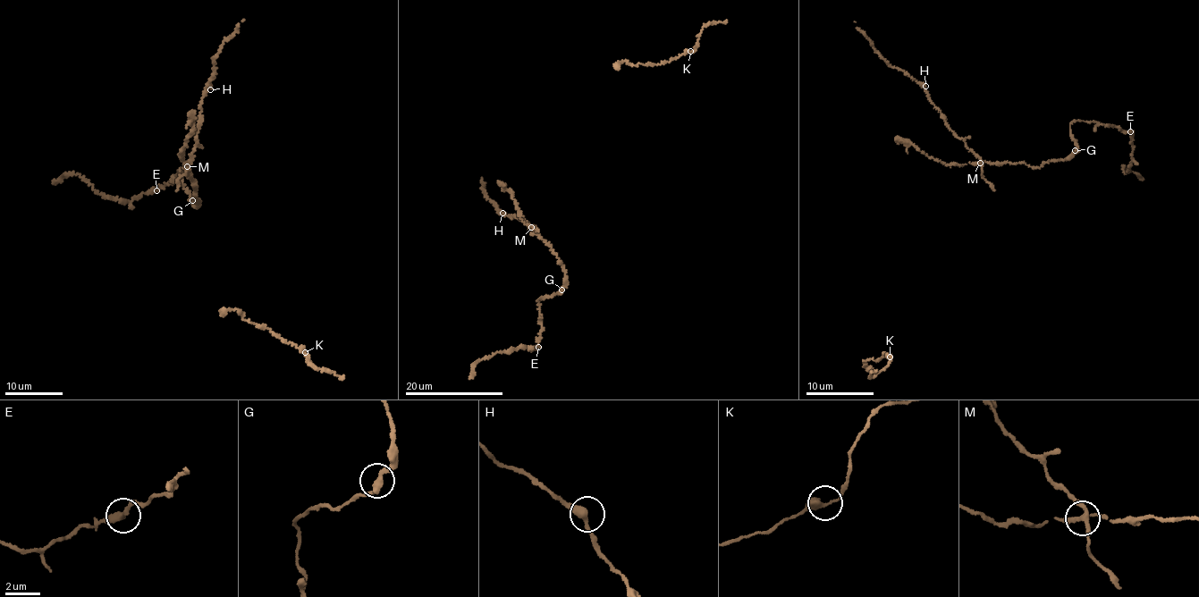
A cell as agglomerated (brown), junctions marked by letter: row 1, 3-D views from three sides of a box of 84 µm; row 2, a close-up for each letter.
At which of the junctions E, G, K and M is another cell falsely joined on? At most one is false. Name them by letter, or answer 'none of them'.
M

